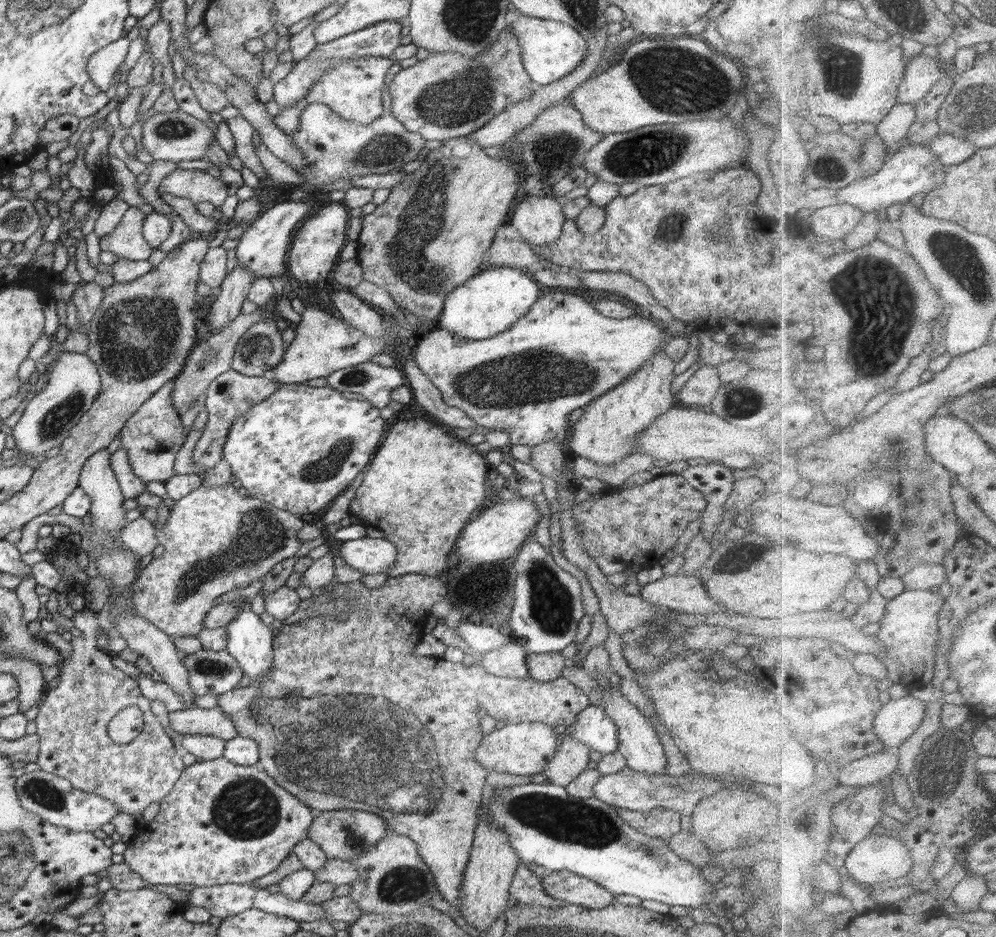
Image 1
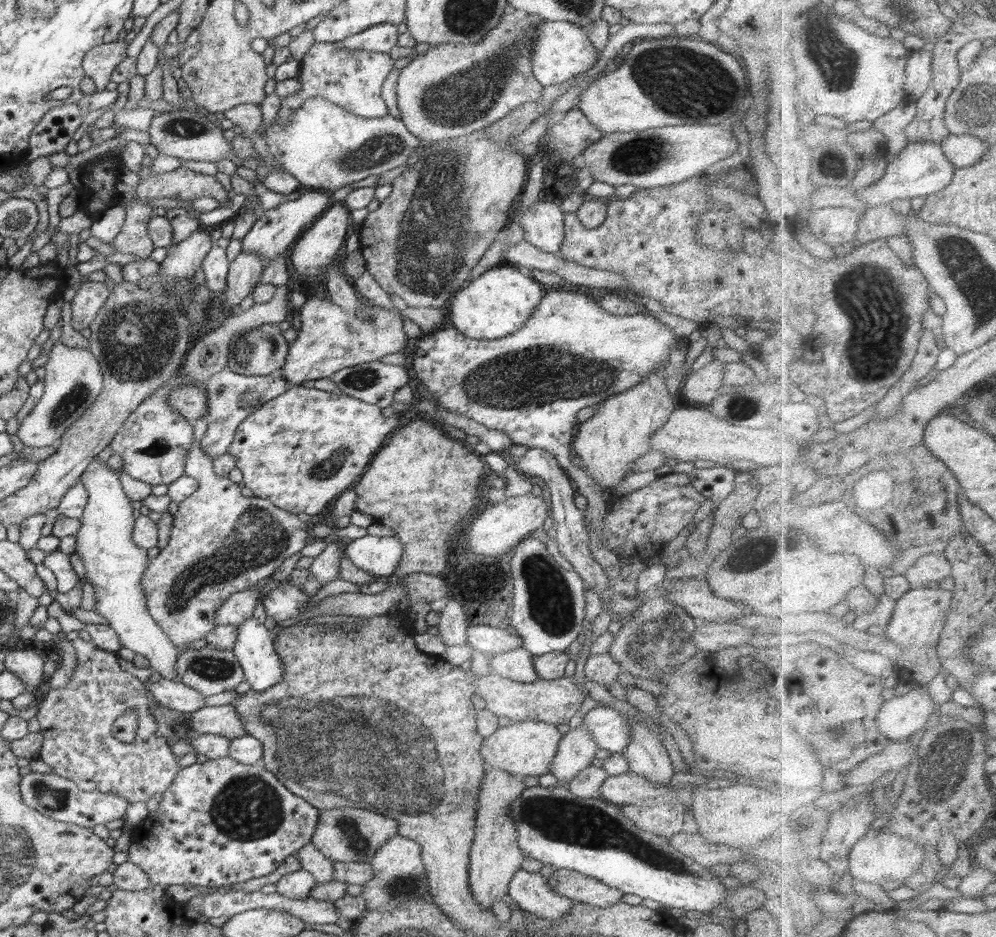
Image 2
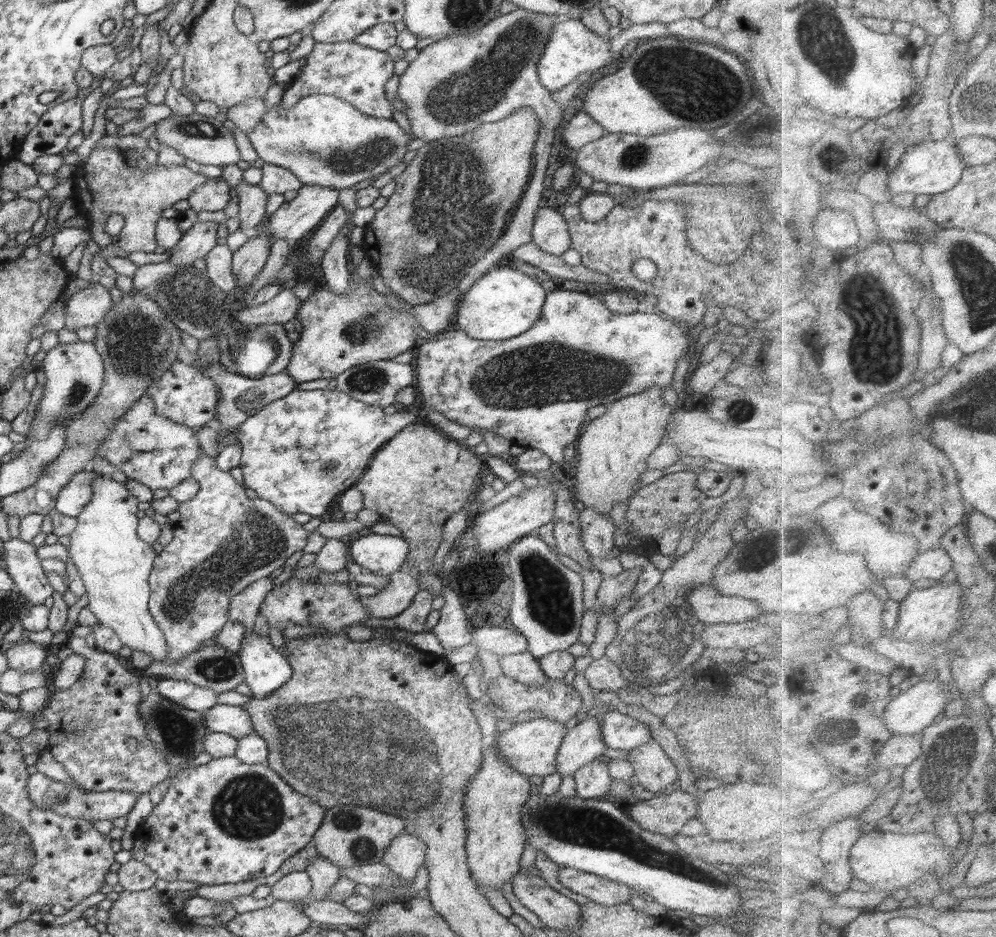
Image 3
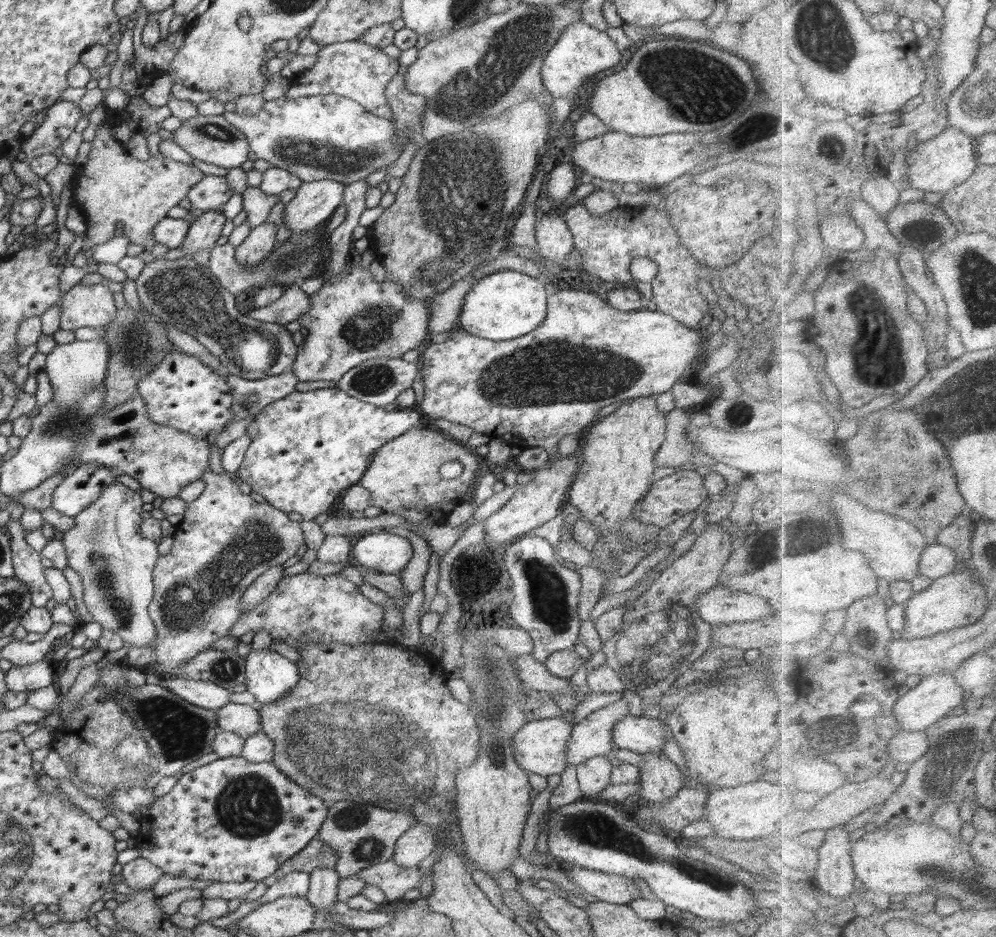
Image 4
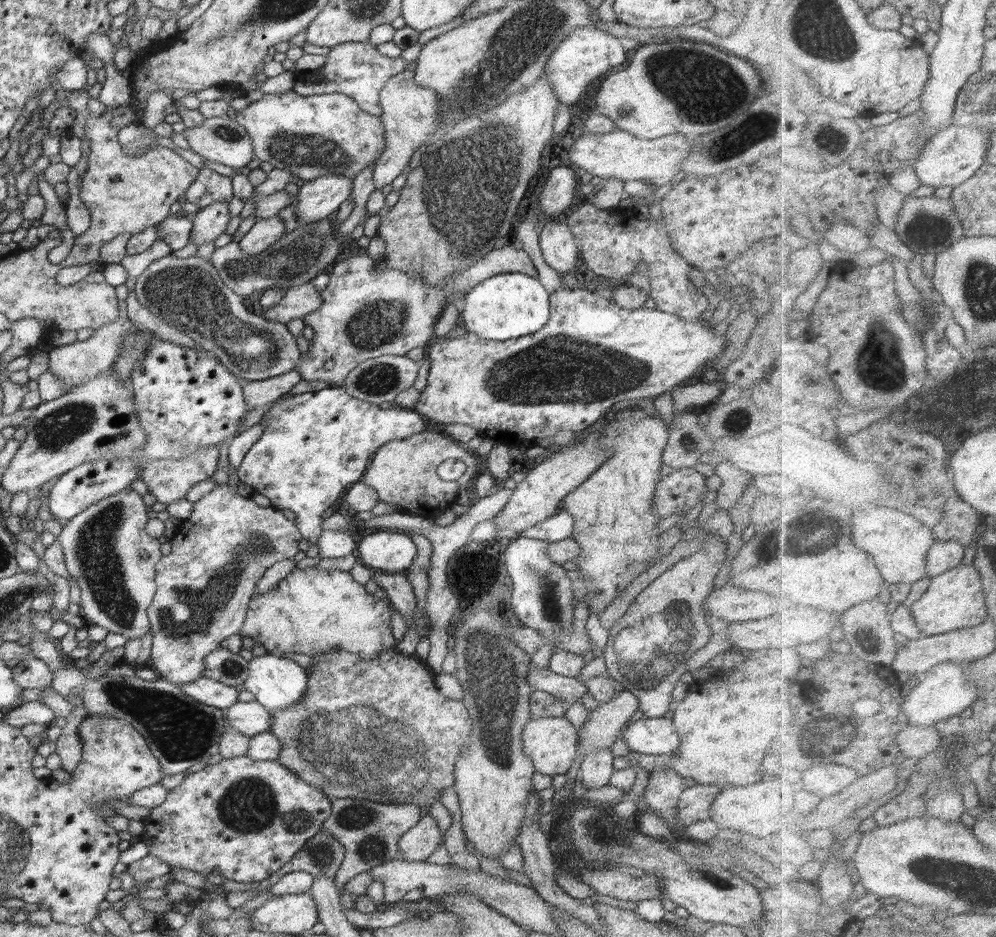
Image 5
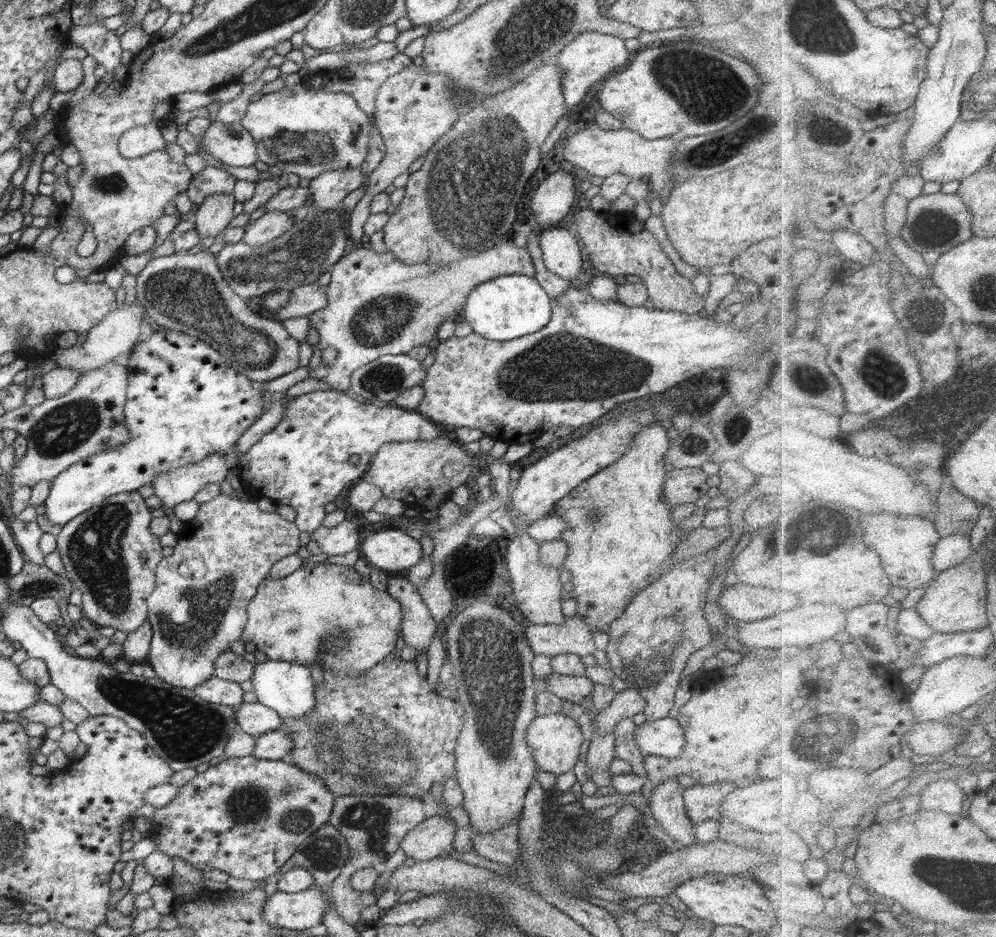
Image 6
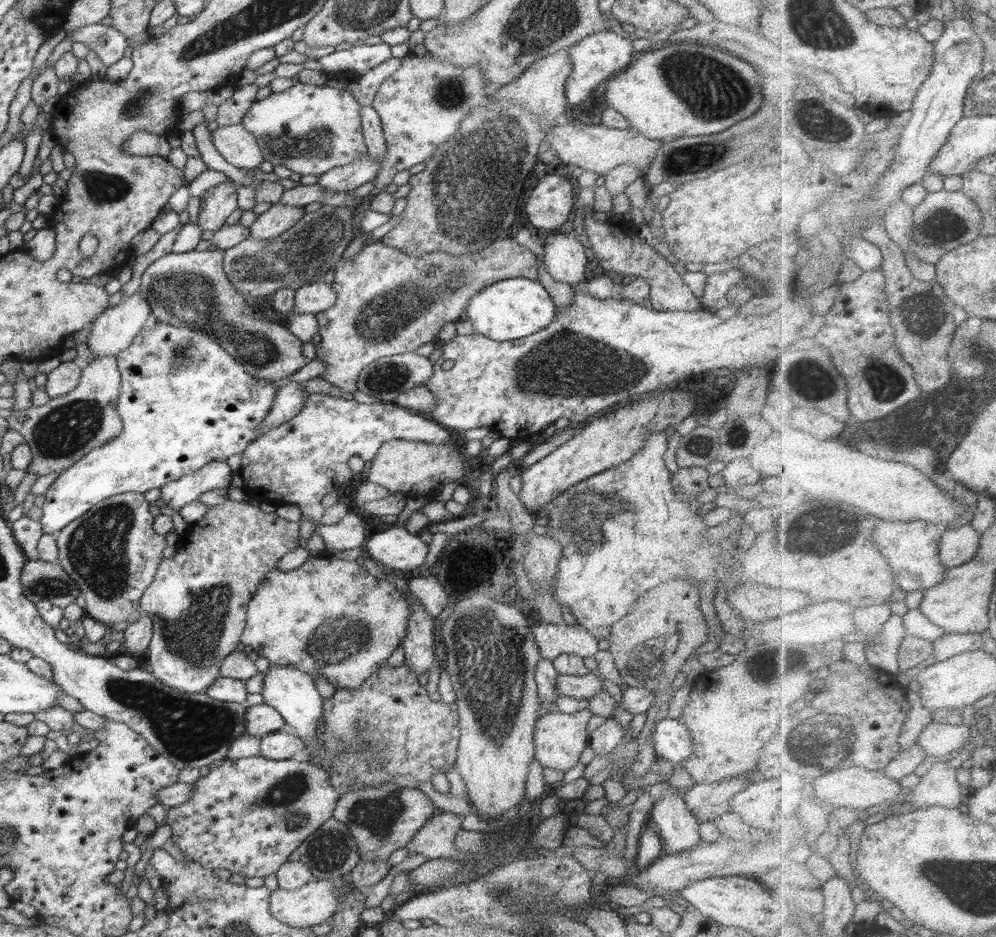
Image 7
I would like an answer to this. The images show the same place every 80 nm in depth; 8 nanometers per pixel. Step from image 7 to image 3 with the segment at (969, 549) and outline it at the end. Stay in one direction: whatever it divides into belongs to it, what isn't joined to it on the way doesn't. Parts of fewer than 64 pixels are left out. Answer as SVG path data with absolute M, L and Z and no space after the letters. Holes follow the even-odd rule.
M942 547L918 555L912 566L907 570L907 576L914 582L926 580L926 578L933 578L939 582L952 570L955 570L954 559Z

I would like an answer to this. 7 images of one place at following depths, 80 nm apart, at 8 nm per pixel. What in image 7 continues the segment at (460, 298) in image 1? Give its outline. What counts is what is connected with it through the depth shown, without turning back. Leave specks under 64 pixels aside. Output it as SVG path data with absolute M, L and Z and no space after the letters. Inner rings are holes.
M518 277L505 278L482 287L466 307L466 316L474 332L498 342L518 340L544 330L557 313L548 291L537 280Z

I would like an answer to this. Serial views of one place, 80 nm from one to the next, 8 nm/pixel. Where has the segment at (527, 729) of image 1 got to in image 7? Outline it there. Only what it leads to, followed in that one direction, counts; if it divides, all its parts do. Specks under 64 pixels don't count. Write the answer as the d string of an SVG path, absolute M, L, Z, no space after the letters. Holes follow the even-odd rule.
M558 710L543 713L536 721L533 739L535 747L535 758L544 768L554 768L560 772L568 772L570 768L578 766L578 758L583 750L589 746L590 733L586 724L591 717L588 711L566 714Z

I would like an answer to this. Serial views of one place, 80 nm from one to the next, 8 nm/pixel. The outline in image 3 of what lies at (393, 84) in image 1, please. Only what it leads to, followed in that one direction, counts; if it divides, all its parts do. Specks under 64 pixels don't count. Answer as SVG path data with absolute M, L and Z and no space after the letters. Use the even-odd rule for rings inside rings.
M517 8L510 14L494 18L494 22L482 26L474 35L433 41L420 50L418 58L410 62L399 76L397 95L405 104L410 130L415 138L426 143L433 143L442 137L458 137L486 123L502 121L520 108L534 108L542 126L534 146L534 174L530 176L512 222L505 228L504 234L481 256L476 266L470 268L458 288L430 304L409 308L409 314L415 316L418 324L430 334L437 335L454 328L461 293L470 290L470 286L486 274L488 268L492 268L492 262L507 260L516 247L532 240L533 218L540 206L555 130L562 120L562 108L552 99L552 92L540 84L537 68L549 34L559 21L560 18L552 15L528 14L526 10Z

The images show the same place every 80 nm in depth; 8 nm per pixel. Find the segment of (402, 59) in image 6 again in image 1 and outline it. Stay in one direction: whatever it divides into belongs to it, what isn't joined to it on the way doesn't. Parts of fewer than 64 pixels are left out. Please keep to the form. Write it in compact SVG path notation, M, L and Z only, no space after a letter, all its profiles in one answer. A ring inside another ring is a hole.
M360 57L350 59L350 61L330 61L330 67L310 89L302 100L281 110L278 116L274 117L274 124L284 133L294 133L300 123L301 110L311 102L321 102L327 104L338 114L338 117L358 123L368 125L371 121L382 117L386 112L382 105L382 89L385 87L384 79L388 68L393 65L392 58Z

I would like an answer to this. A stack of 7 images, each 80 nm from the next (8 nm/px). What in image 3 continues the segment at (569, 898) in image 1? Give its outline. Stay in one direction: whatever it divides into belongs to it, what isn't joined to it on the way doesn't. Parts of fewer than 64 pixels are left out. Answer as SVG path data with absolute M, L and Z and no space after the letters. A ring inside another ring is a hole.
M559 867L558 882L573 893L582 894L602 906L628 903L630 897L636 894L635 890L625 884L568 867Z

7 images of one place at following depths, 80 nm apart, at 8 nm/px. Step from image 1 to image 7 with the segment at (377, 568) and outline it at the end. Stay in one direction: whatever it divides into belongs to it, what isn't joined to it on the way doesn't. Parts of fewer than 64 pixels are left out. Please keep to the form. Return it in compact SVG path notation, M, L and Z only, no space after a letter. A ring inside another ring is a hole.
M405 524L372 534L364 550L372 560L387 570L416 570L426 561L428 545L418 535L410 534Z

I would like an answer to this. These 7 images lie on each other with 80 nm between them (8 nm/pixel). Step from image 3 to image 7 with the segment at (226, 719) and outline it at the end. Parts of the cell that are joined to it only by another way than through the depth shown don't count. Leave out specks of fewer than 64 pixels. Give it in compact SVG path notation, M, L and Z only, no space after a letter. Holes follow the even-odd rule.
M267 704L247 706L245 710L245 731L262 738L274 731L279 731L286 723L282 715Z

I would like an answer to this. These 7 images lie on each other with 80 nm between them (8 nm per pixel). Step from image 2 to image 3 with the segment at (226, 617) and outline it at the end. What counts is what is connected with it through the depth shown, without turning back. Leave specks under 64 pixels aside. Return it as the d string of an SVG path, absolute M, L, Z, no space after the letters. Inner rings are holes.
M261 578L249 584L240 594L232 596L230 608L228 608L228 620L245 625L245 635L254 629L255 620L260 606L264 603L266 594L272 590L273 579Z

